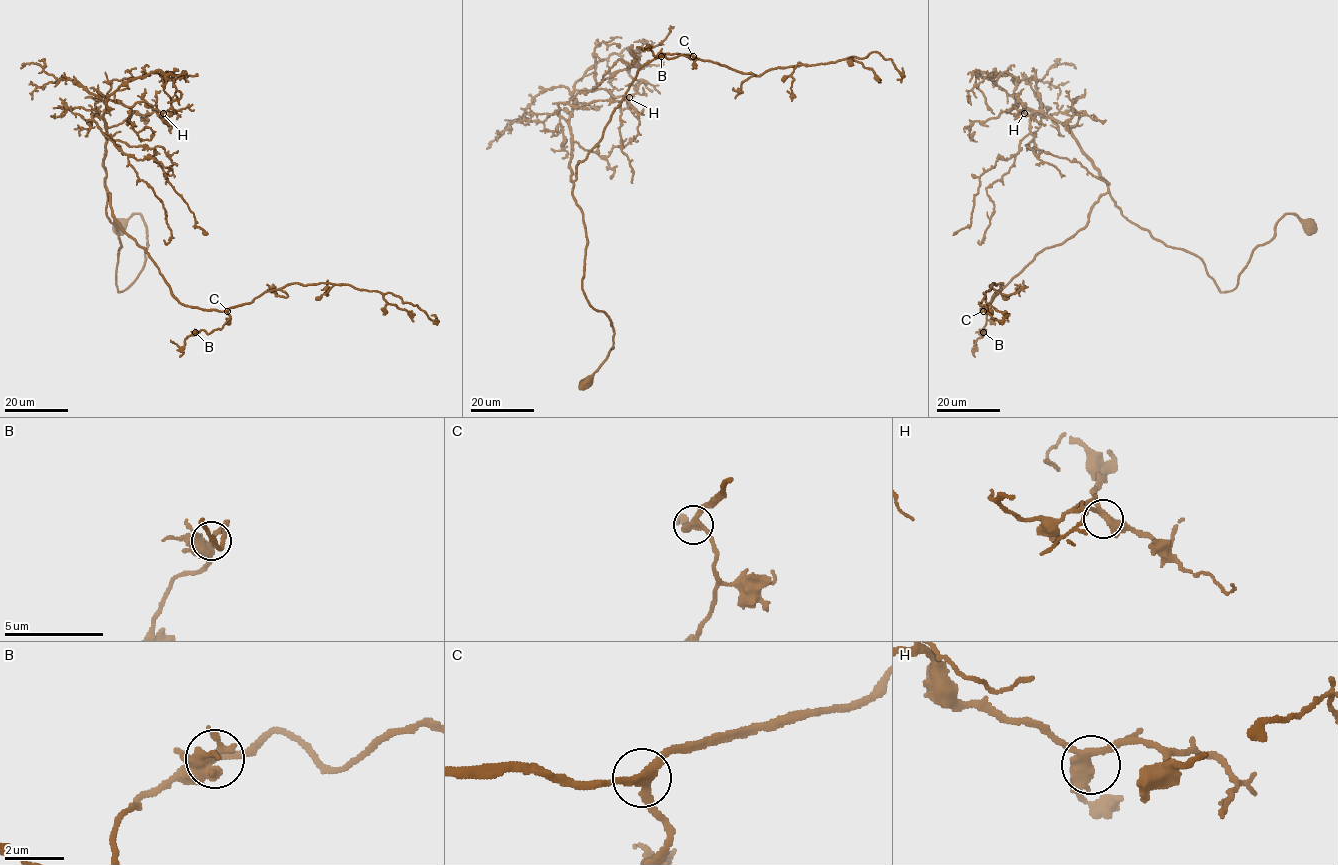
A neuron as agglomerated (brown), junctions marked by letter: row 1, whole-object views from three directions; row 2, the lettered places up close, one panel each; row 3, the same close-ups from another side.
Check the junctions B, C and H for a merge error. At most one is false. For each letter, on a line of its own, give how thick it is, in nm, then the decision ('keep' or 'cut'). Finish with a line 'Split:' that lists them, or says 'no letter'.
B: 280 nm thick; keep
C: 260 nm thick; keep
H: 340 nm thick; keep
Split: no letter

